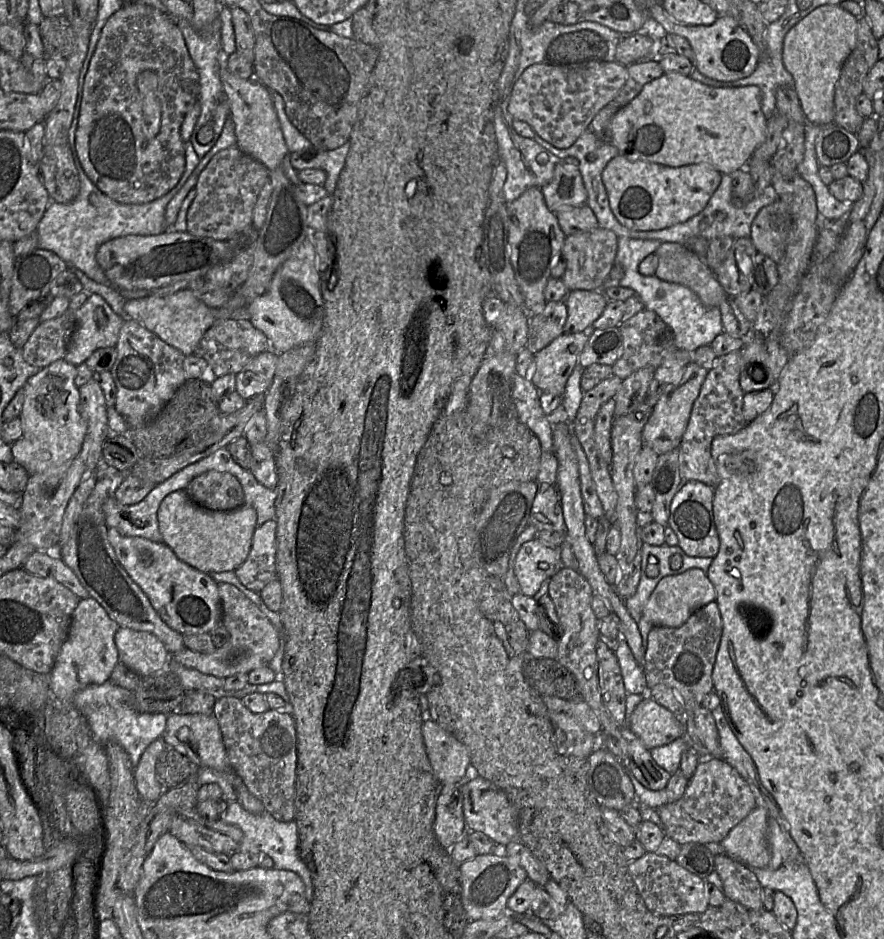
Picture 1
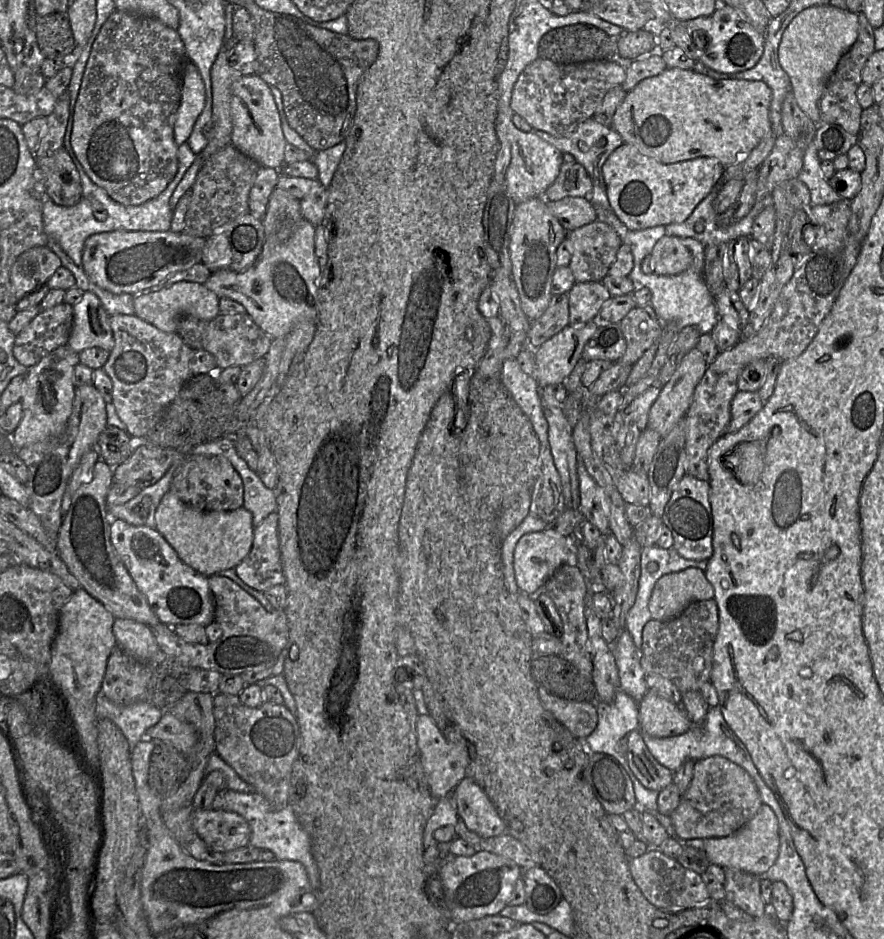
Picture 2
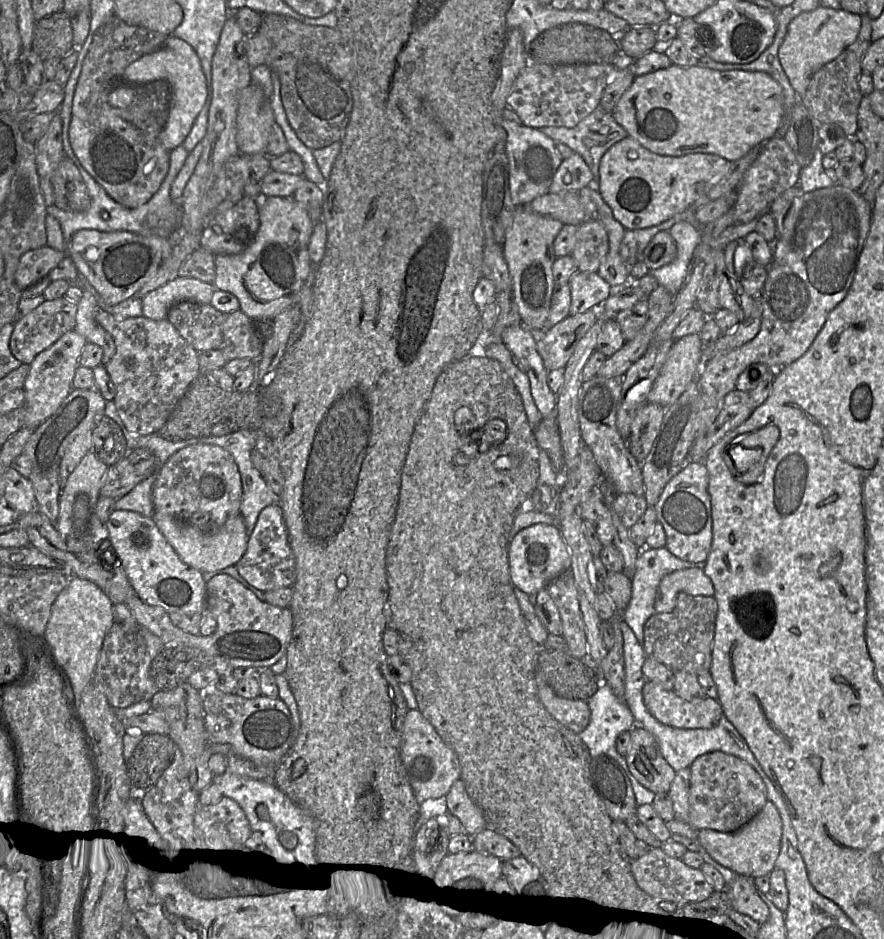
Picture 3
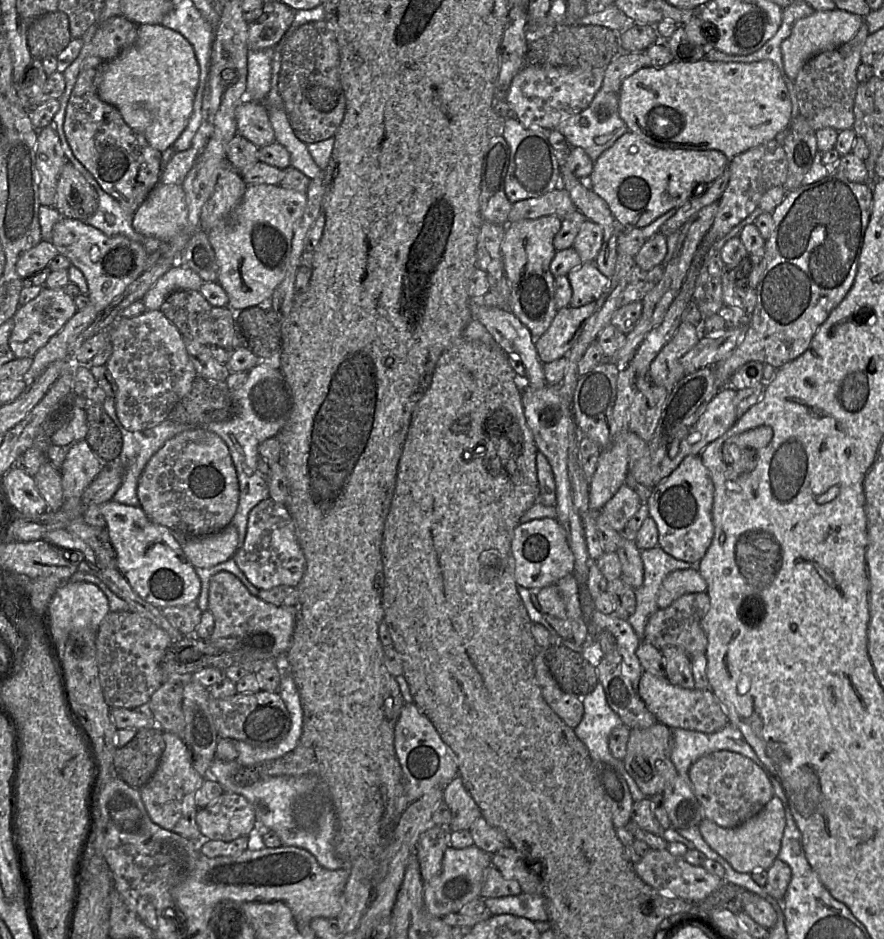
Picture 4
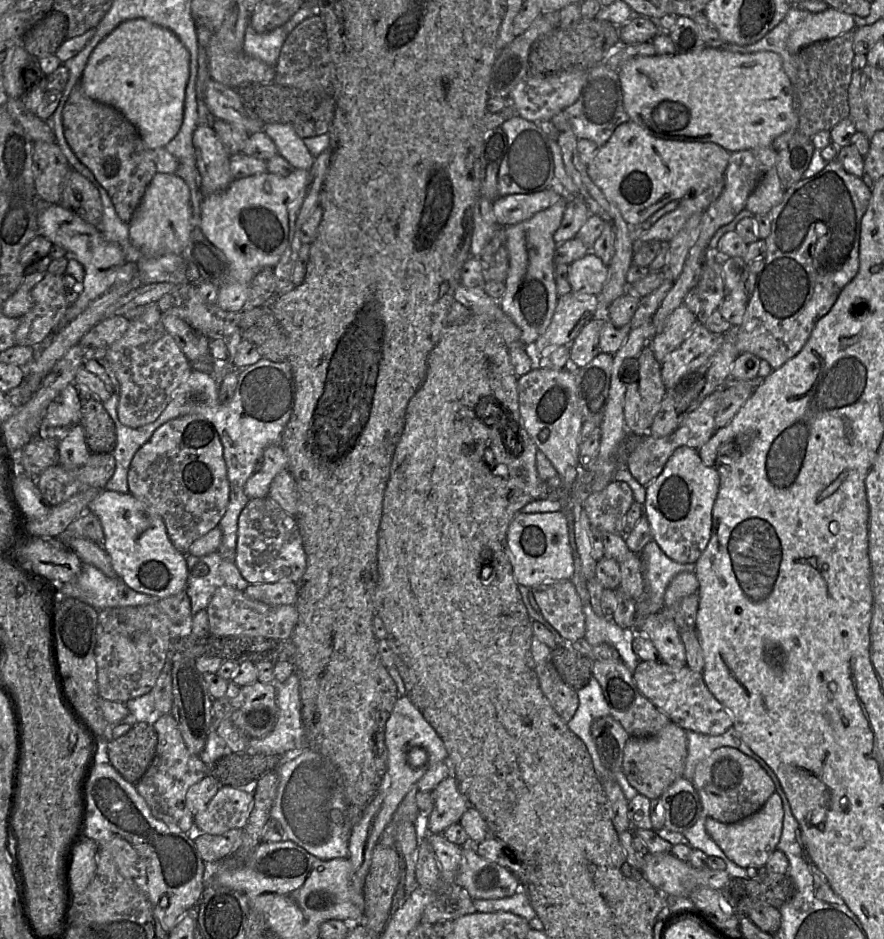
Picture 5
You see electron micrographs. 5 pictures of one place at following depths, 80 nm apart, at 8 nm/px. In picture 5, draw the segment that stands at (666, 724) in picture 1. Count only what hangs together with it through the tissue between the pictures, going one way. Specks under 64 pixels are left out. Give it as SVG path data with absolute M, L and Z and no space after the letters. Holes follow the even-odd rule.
M661 660L640 661L633 679L642 695L685 731L720 735L733 726L730 713L709 691L701 672L688 666L672 667Z

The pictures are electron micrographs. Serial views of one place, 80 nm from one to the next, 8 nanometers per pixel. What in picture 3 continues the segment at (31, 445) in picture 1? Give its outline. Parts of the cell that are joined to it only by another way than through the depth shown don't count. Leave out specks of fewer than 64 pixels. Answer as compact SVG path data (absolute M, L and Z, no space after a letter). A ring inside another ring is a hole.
M72 329L34 358L29 366L29 373L23 386L26 410L23 427L36 430L57 411L71 390L74 389L72 381L85 344L86 339Z

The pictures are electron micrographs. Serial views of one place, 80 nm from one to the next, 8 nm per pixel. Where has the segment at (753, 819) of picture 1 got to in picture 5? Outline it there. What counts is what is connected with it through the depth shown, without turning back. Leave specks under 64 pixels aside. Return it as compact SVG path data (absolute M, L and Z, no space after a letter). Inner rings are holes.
M774 792L766 803L751 816L730 824L721 823L707 817L705 829L727 858L737 866L745 869L748 867L762 867L766 865L772 853L777 849L782 833L783 816L782 800Z

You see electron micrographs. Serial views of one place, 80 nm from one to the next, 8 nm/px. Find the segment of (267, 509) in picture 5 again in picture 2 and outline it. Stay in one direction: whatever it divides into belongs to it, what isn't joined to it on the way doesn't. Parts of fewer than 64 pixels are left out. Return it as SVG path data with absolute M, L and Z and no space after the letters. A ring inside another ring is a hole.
M277 512L270 513L254 528L251 549L235 567L235 571L245 584L262 592L284 583Z

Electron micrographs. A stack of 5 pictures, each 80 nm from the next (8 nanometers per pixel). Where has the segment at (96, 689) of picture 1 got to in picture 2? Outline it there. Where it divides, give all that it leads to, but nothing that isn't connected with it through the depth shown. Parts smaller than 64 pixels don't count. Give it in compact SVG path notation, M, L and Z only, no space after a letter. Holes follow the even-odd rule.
M101 690L99 694L96 695L95 699L95 713L97 718L111 720L122 731L128 740L130 752L138 742L146 737L147 729L155 725L161 719L164 711L167 710L162 710L149 701L138 701L127 706L117 705L106 698Z

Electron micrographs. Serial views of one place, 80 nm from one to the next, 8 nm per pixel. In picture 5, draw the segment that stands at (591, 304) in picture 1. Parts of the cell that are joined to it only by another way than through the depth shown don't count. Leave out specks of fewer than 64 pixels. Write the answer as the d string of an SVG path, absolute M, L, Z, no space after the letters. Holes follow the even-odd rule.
M592 251L569 266L568 280L574 294L598 295L608 275L608 266Z

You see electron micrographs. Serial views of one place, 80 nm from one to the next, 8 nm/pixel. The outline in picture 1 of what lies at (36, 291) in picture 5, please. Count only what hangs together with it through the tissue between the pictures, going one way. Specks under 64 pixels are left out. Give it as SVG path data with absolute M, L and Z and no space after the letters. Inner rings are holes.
M71 310L40 322L21 349L24 360L32 366L44 368L63 359L75 327L75 314Z

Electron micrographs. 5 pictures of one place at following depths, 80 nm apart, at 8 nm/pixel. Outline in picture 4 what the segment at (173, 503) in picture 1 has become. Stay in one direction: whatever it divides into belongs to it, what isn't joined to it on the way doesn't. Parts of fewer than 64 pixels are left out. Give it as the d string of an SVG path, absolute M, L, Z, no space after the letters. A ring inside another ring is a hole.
M231 523L207 536L177 538L187 561L194 568L208 568L227 561L239 548L238 531Z

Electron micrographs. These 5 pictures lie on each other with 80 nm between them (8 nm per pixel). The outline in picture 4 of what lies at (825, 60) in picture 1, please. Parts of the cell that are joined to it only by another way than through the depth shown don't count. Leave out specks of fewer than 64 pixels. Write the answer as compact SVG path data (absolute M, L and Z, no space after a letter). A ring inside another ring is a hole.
M837 8L835 10L814 11L810 16L797 20L792 26L790 35L781 43L781 54L786 75L794 81L809 59L819 53L833 50L853 38L861 27L862 21L862 16Z

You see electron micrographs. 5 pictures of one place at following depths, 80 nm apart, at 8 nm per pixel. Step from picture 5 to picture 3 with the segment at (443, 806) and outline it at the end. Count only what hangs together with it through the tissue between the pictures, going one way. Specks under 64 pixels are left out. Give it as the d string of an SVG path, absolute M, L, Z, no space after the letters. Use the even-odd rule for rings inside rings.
M461 778L454 782L445 799L448 811L460 820L469 836L475 836L488 827L481 809L468 795Z

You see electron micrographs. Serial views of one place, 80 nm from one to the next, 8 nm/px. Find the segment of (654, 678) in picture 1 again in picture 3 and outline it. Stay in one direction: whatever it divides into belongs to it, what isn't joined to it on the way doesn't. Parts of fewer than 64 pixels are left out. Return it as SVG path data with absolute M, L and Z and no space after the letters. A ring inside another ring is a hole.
M680 593L673 611L669 613L654 613L646 621L643 642L646 656L658 660L673 673L686 671L698 675L699 673L710 671L716 615L717 602L714 596L692 596L686 593Z

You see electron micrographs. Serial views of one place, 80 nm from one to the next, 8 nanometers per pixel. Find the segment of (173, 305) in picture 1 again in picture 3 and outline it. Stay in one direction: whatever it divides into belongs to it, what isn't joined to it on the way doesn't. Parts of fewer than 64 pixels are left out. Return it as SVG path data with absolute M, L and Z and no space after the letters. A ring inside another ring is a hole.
M177 276L141 297L142 315L152 320L167 318L169 309L181 301L211 304L215 287L196 278Z

